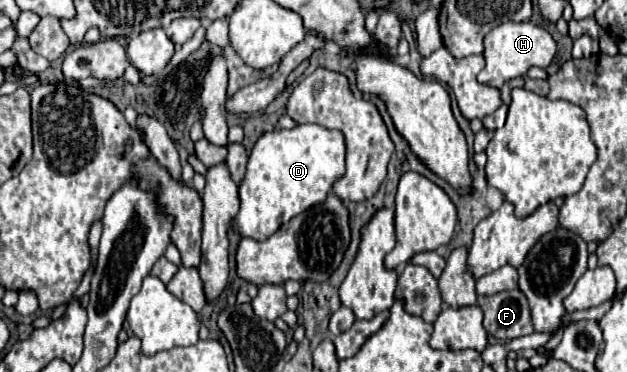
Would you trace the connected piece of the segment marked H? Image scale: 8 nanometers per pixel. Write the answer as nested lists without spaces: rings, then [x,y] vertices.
[[[508,21],[508,23],[502,23],[502,25],[494,27],[484,37],[486,67],[478,75],[478,83],[500,89],[508,79],[526,75],[526,71],[530,67],[534,67],[534,65],[546,69],[552,63],[554,55],[556,55],[556,41],[552,39],[552,35],[546,29],[542,29],[542,27],[538,27],[538,25],[530,23],[530,21],[522,21],[522,23]]]

